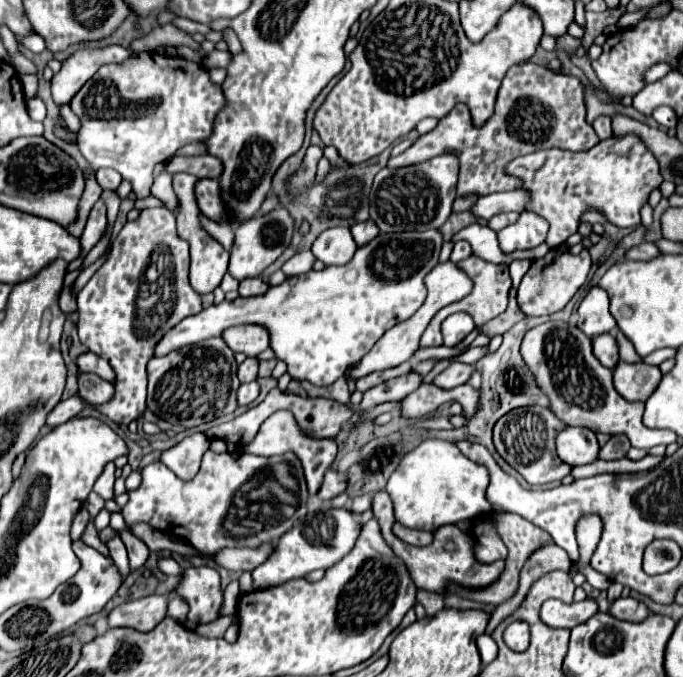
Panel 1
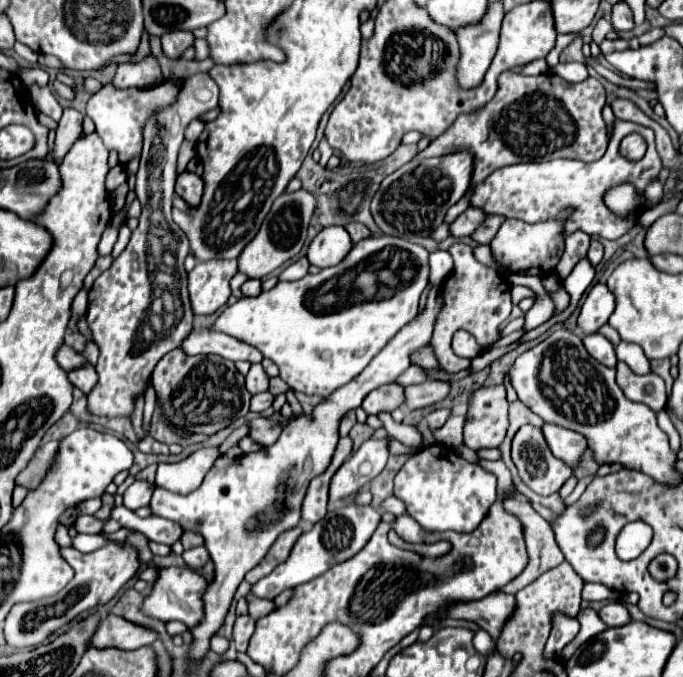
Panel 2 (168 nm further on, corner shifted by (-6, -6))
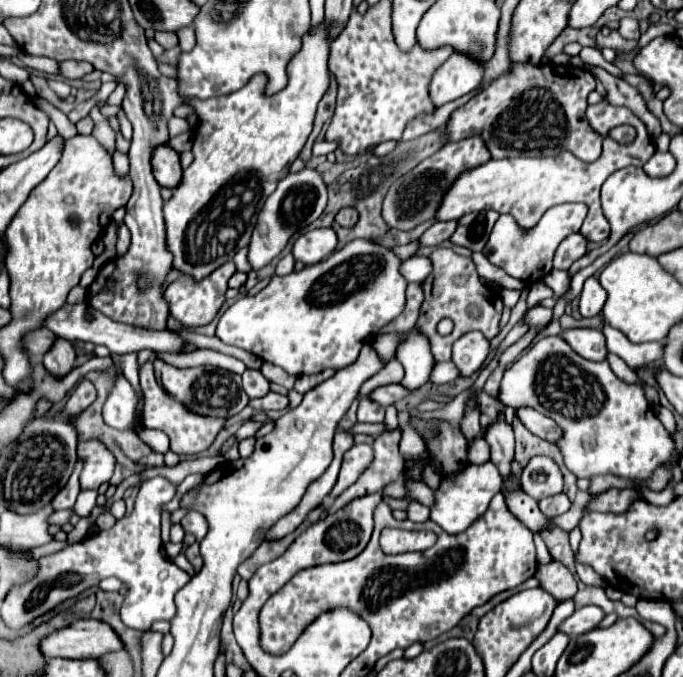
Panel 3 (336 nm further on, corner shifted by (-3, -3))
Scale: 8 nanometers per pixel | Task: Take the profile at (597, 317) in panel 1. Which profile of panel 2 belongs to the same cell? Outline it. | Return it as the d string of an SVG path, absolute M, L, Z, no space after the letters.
M595 284L581 306L581 314L577 320L579 328L583 330L585 336L599 332L599 328L607 324L613 310L615 310L615 296L609 292L605 284Z

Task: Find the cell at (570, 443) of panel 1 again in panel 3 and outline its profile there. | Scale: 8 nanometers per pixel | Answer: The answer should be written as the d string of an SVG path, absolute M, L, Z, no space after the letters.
M518 407L514 409L516 411L516 417L522 421L522 425L526 425L526 429L534 435L538 435L540 439L546 439L546 441L556 441L562 431L558 429L558 425L554 425L554 421L550 421L550 417L538 413L536 409L530 409L530 407Z

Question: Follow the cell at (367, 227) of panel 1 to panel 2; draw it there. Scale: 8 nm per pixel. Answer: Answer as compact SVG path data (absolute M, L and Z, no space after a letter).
M351 222L351 224L347 224L345 226L345 230L349 232L349 236L351 236L351 240L357 244L359 240L363 240L363 238L369 238L371 236L371 230L367 228L367 226L363 226L363 224L357 224L357 222Z

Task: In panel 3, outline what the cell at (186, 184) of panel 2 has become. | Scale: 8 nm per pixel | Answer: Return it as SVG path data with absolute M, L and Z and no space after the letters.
M158 145L158 149L154 149L154 153L152 153L152 169L154 169L154 179L162 187L174 189L182 179L180 157L170 145Z

